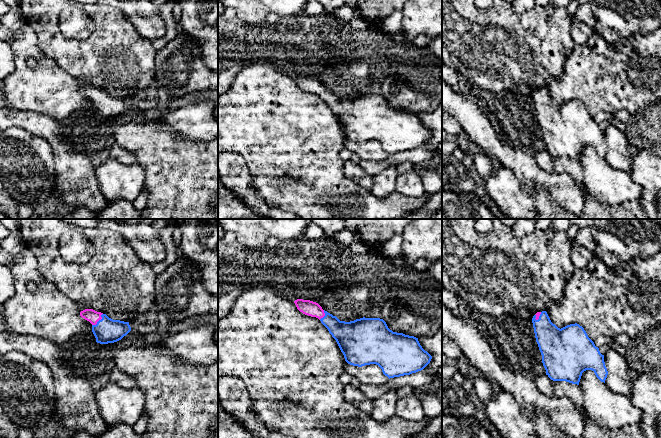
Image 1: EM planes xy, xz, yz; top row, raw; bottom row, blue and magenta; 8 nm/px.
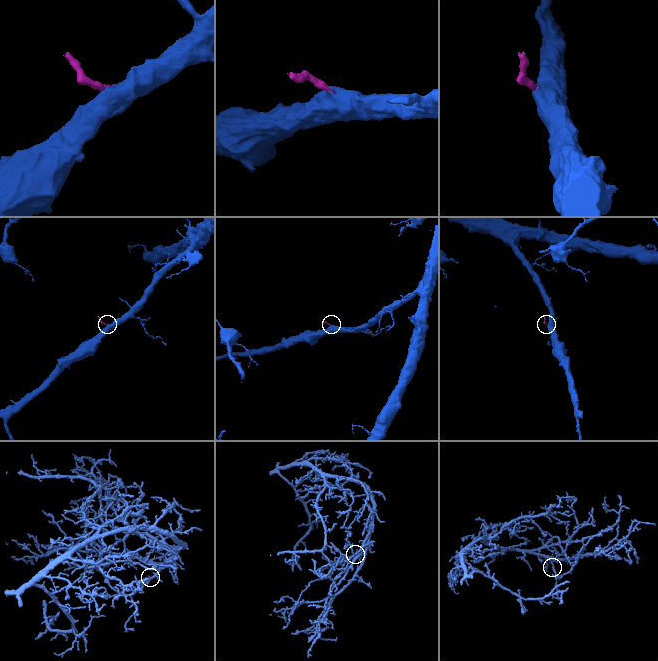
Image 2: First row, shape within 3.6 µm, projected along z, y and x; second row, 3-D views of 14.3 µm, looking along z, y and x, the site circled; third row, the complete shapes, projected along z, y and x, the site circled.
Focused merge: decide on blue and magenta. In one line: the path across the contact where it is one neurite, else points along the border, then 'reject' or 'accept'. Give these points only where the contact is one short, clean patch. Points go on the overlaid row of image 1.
runs through xy (107, 330), (99, 320), (92, 316); accept

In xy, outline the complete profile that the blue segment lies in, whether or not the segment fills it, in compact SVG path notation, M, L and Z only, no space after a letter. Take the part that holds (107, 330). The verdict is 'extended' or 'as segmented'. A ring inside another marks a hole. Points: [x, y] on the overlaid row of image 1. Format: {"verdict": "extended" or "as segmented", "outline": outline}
{"verdict": "extended", "outline": "M93 309L81 311L80 316L92 324L92 332L100 344L117 342L131 331L129 322L113 320Z"}

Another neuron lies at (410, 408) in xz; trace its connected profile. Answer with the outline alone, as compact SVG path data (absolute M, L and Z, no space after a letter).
M417 394L398 399L395 407L395 415L406 421L422 421L426 418Z

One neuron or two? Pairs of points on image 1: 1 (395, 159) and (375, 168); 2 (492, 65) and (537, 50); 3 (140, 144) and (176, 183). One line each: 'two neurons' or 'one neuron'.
1: one neuron
2: one neuron
3: one neuron

